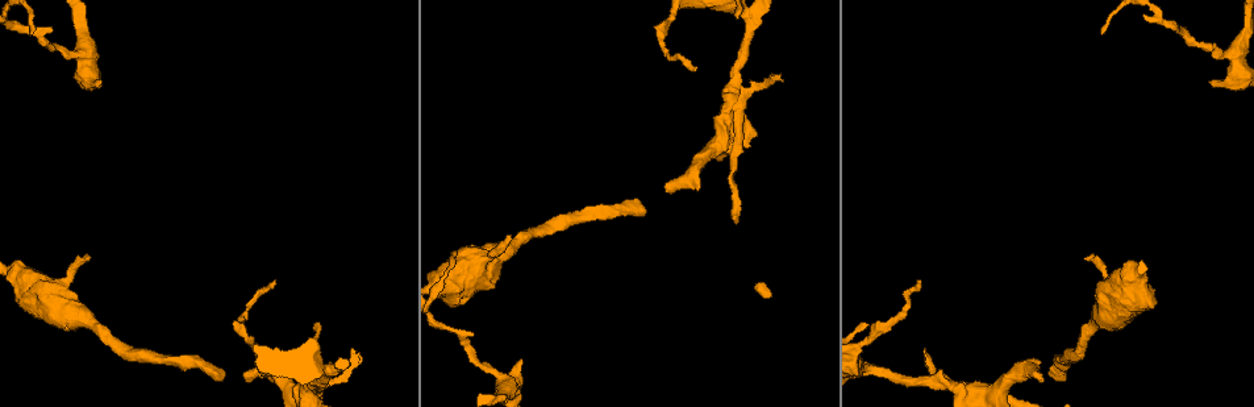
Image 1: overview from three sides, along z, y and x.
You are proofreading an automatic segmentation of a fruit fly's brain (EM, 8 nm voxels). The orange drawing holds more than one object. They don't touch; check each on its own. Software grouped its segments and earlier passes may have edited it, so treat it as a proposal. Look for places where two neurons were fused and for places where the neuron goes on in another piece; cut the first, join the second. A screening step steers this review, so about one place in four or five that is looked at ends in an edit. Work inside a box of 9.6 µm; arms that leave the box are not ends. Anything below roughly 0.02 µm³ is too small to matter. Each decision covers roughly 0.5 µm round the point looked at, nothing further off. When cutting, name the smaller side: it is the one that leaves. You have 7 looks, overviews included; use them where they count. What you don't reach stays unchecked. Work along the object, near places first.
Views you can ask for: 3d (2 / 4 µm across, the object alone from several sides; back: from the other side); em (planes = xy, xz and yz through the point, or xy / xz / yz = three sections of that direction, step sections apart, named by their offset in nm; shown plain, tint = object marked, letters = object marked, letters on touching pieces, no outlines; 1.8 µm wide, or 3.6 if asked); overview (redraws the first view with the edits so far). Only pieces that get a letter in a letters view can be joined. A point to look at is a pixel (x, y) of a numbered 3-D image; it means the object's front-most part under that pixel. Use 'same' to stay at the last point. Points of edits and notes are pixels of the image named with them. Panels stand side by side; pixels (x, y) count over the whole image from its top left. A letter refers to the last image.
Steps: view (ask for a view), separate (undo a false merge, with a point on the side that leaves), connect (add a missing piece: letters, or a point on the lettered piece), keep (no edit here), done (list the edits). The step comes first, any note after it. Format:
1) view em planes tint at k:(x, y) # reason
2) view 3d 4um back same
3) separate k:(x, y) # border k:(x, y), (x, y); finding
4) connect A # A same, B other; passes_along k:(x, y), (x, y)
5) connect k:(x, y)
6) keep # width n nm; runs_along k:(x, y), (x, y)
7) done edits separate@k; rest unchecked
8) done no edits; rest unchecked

view em planes letters at 1:(511, 238)

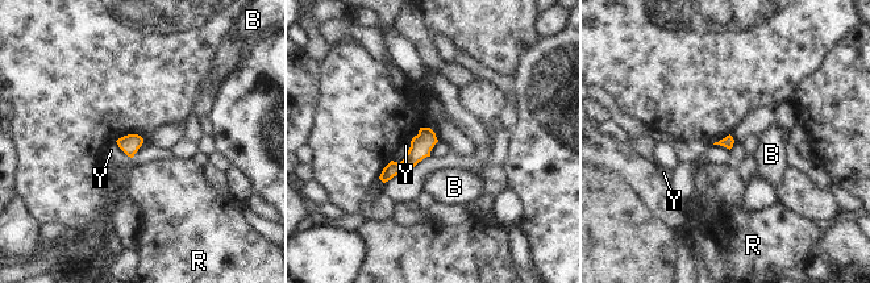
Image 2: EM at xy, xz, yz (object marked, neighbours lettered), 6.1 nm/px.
keep # B other, R other, Y other; none of them fits

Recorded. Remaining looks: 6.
view 3d 2um at 1:(641, 213) # end of a long branch

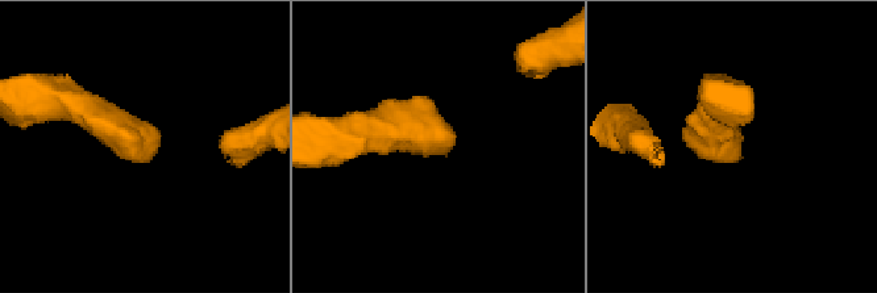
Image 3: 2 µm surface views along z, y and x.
view em xy step 8 letters at 3:(143, 160)

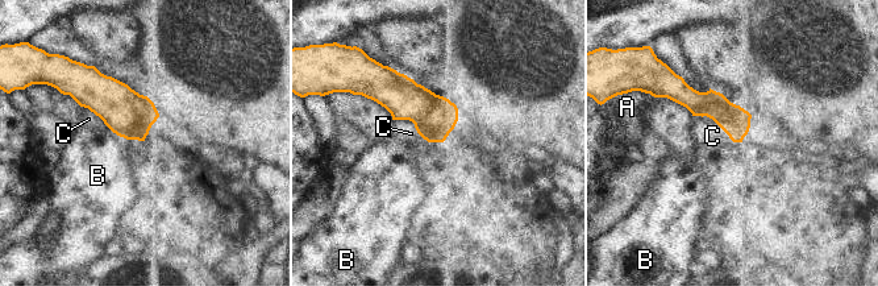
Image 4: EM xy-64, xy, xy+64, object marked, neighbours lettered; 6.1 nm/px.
view em planes letters same

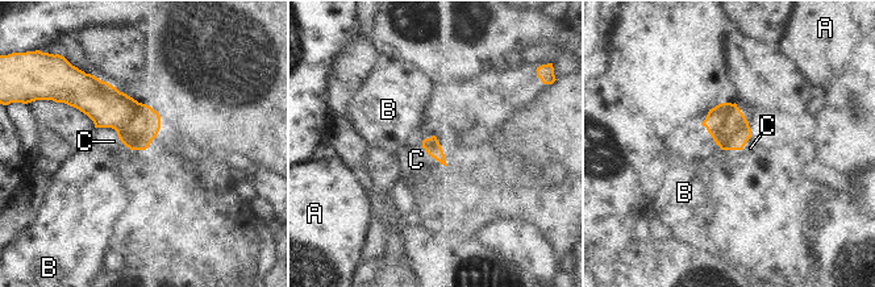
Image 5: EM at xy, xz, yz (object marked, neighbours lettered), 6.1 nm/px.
keep # A other, B other, C other; border 5:(721, 149), (738, 150); no lettered piece goes on from it

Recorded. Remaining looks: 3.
view em xz step 4 letters at 1:(1102, 35) # thin end

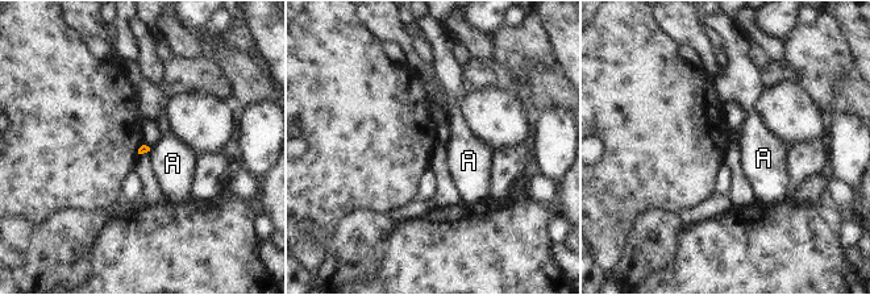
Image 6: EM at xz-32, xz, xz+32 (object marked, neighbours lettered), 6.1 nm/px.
view em xy step 8 letters same # another direction

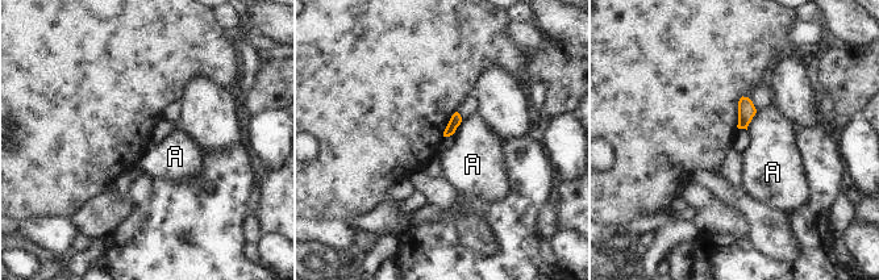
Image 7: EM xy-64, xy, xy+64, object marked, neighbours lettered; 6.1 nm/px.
keep # A other; border 7:(757, 111), (746, 129); no lettered piece goes on from it

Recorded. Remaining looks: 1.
done no edits; rest unchecked

